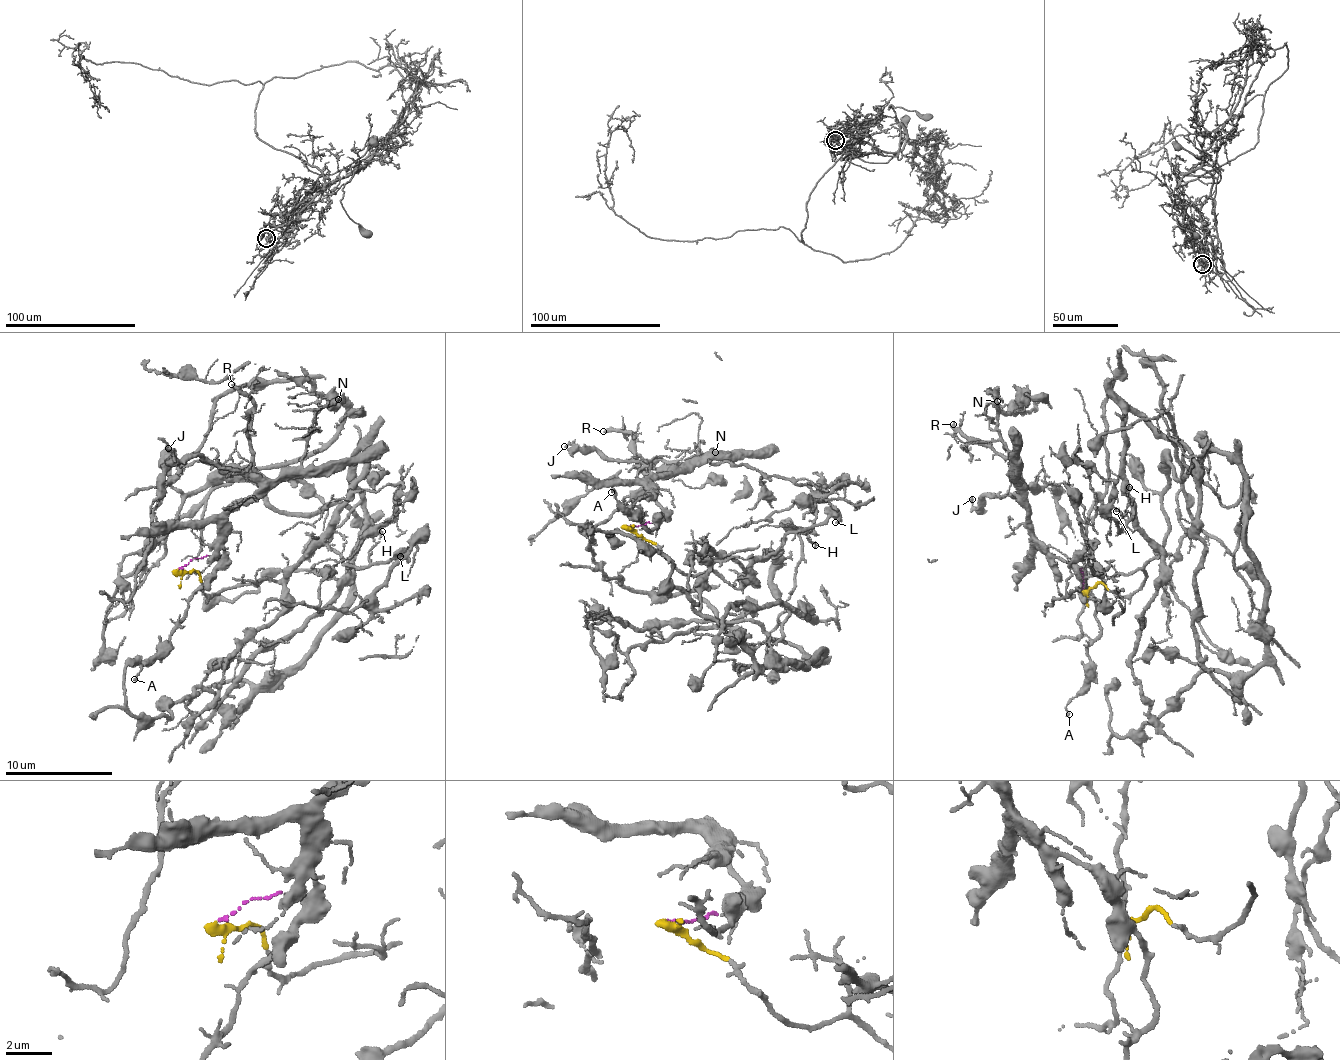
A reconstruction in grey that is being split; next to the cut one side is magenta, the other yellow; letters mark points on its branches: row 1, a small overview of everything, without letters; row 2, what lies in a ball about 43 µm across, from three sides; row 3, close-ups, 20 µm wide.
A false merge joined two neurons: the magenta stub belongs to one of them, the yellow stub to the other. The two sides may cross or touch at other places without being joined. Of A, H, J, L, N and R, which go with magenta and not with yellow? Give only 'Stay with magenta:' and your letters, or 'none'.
Stay with magenta: A, J, N, R

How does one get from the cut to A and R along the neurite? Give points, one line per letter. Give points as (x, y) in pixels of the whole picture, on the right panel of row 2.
A: (1082, 589), (1082, 568), (1097, 606), (1099, 635), (1089, 647), (1085, 688), (1065, 706), (1069, 715)
R: (1082, 589), (1078, 568), (1052, 557), (1034, 537), (1022, 501), (1025, 491), (1021, 471), (953, 425)

